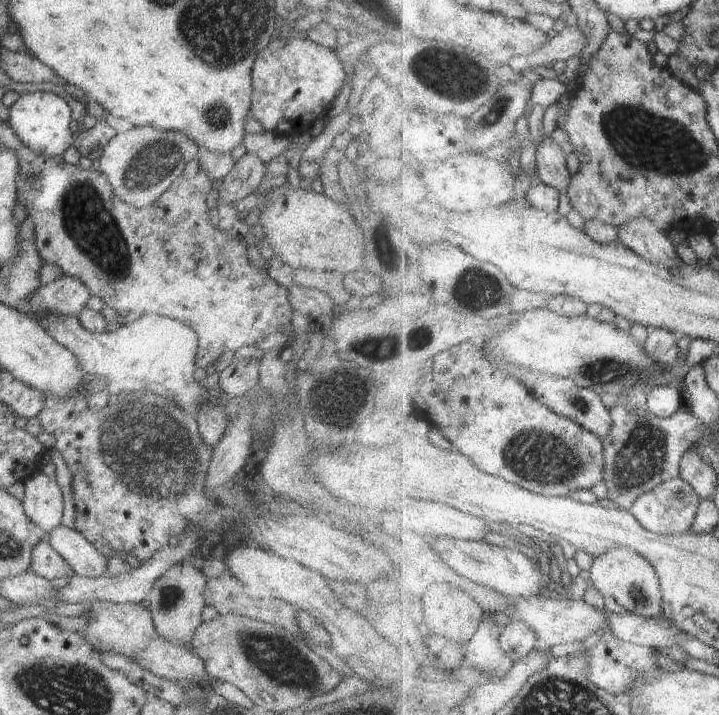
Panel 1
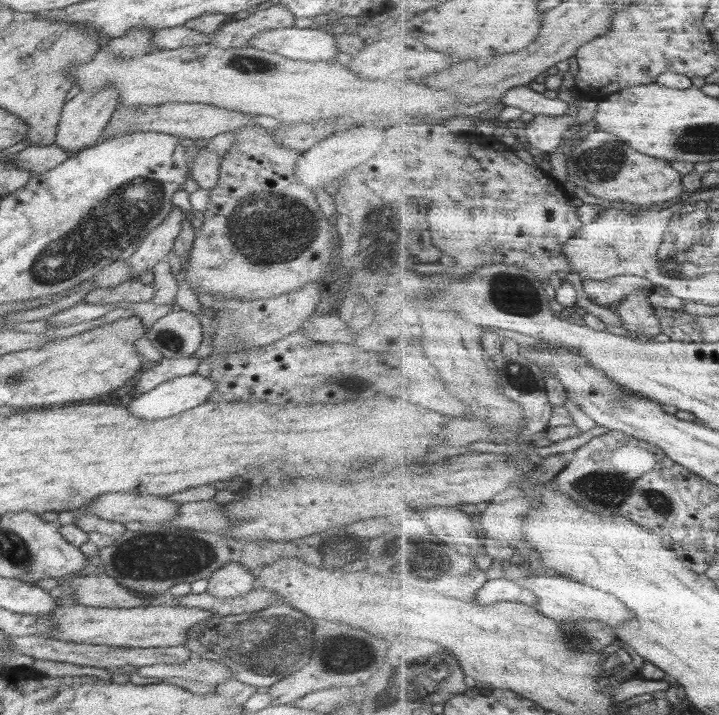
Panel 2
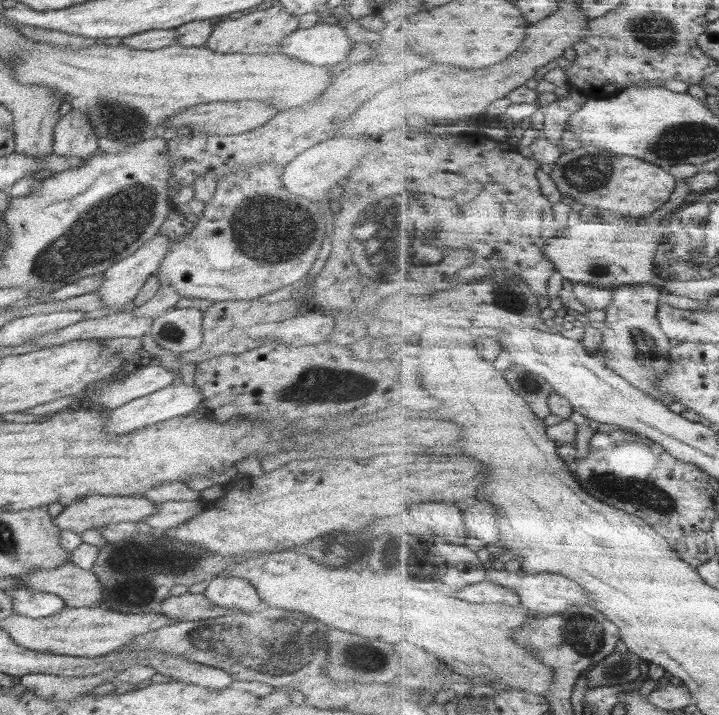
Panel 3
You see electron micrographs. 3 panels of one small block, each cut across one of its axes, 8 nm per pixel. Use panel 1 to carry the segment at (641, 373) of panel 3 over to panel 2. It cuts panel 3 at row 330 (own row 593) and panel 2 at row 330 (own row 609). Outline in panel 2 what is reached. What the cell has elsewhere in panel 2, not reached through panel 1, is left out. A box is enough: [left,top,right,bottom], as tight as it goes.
[616,290,663,342]

